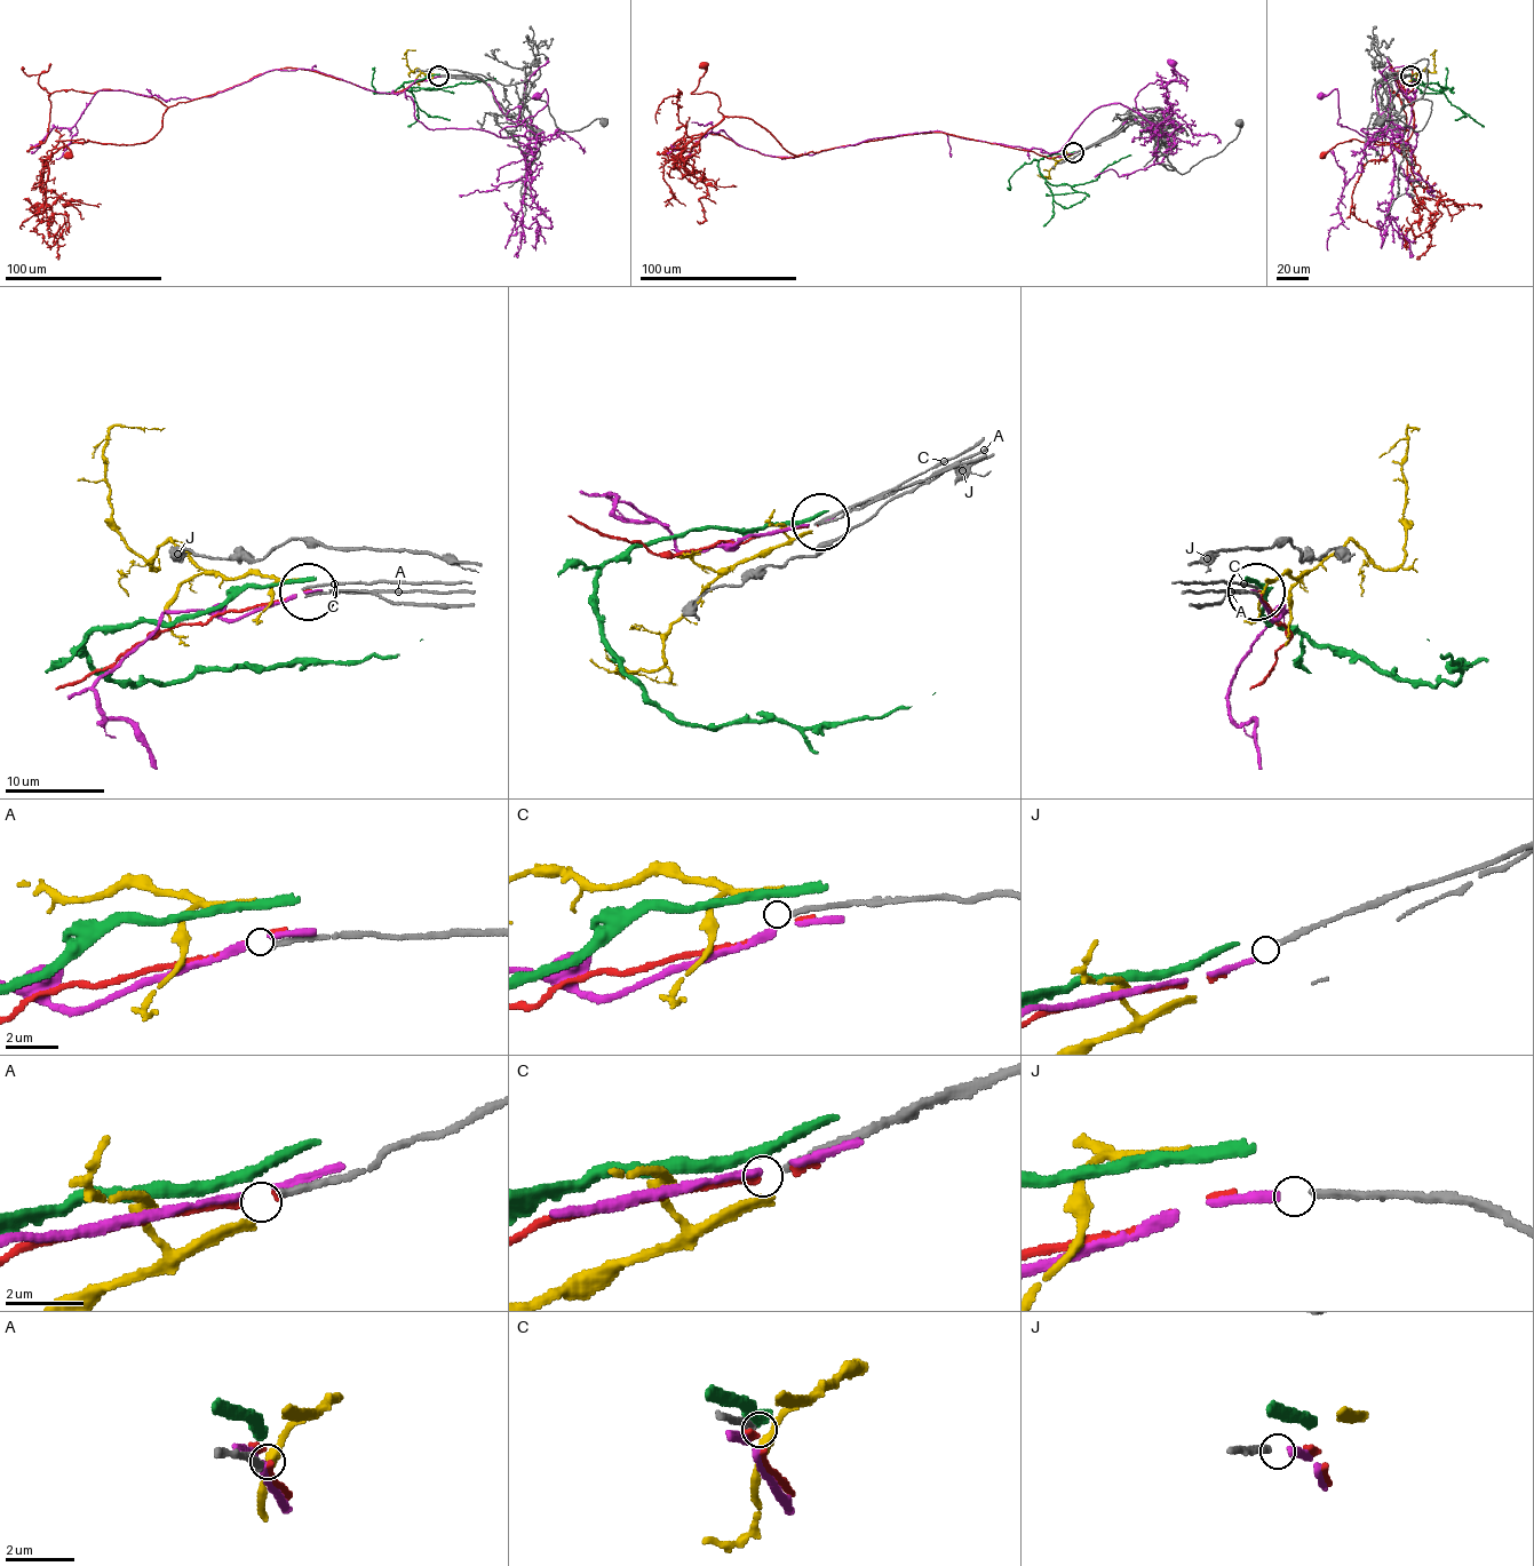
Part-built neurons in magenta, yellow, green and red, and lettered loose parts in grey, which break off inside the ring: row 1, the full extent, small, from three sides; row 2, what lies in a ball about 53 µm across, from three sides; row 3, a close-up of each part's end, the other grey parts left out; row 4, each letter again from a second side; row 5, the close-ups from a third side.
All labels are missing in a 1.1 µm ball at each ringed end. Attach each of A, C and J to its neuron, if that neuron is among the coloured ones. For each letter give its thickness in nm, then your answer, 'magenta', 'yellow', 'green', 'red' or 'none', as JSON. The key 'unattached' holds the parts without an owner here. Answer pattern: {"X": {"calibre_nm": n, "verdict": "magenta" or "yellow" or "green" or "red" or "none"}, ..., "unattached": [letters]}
{"A": {"calibre_nm": 200, "verdict": "none"}, "C": {"calibre_nm": 200, "verdict": "none"}, "J": {"calibre_nm": 200, "verdict": "none"}, "unattached": ["A", "C", "J"]}

